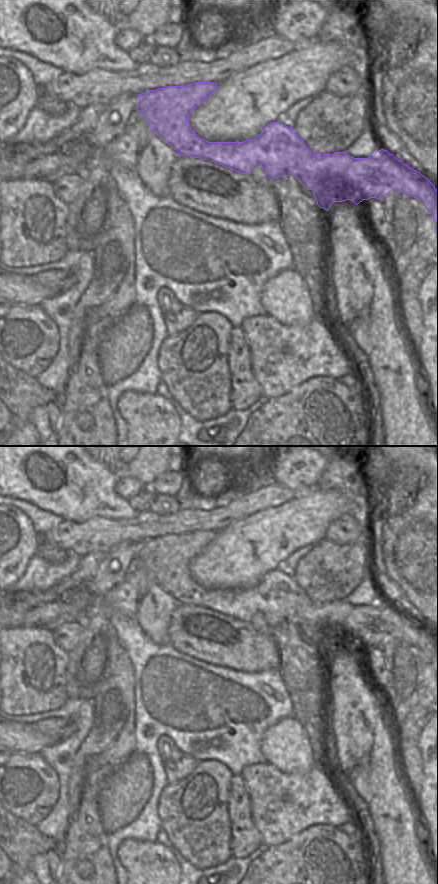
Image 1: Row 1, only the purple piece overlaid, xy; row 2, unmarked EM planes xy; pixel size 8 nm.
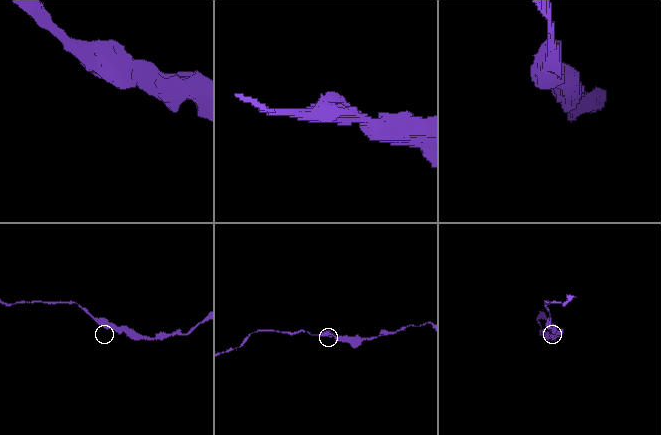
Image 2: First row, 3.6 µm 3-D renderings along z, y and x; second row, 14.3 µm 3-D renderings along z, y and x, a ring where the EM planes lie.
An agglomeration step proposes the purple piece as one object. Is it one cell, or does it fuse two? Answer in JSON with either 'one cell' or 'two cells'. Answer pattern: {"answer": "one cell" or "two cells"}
{"answer": "one cell"}

